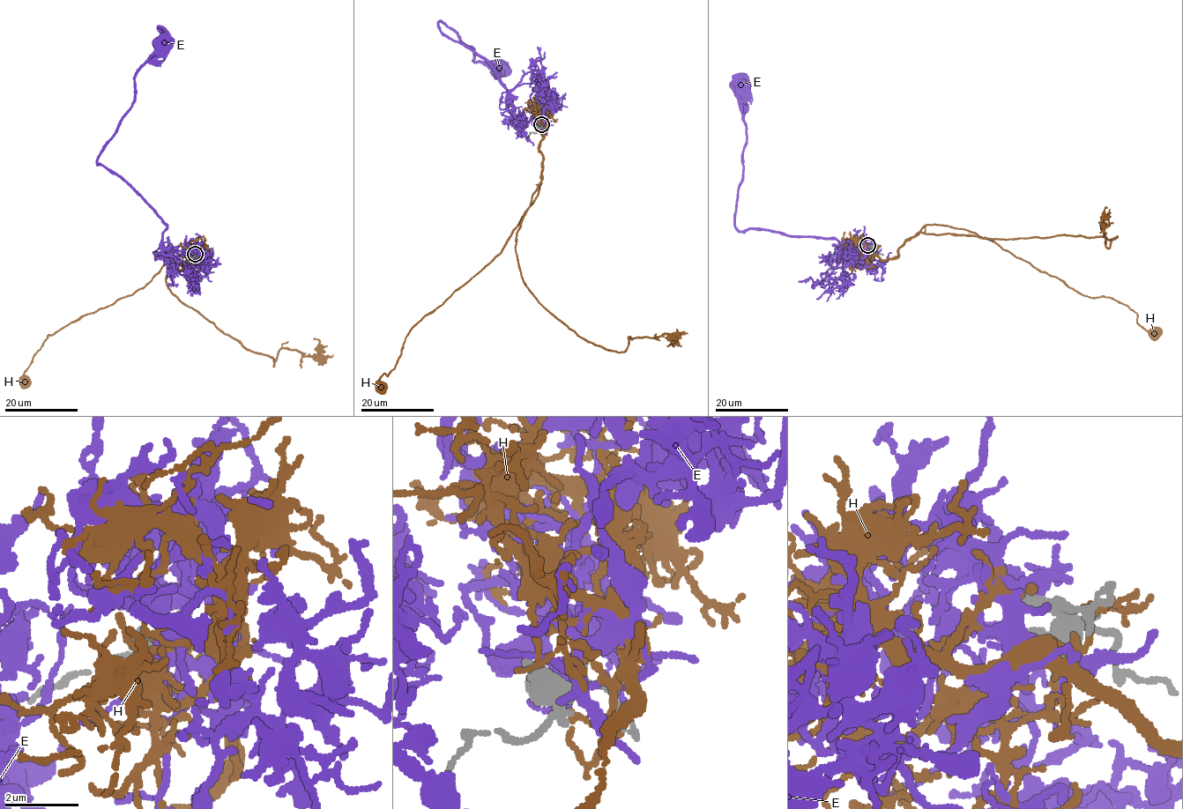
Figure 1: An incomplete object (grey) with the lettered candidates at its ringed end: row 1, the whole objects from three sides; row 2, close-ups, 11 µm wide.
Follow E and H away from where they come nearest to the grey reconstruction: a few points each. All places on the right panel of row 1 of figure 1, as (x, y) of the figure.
E: (867, 245), (863, 243), (864, 265), (854, 265), (836, 239), (738, 229), (746, 141), (742, 87)
H: (874, 247), (873, 253), (887, 260), (926, 225), (970, 231), (1078, 292), (1127, 306), (1140, 325), (1155, 333)

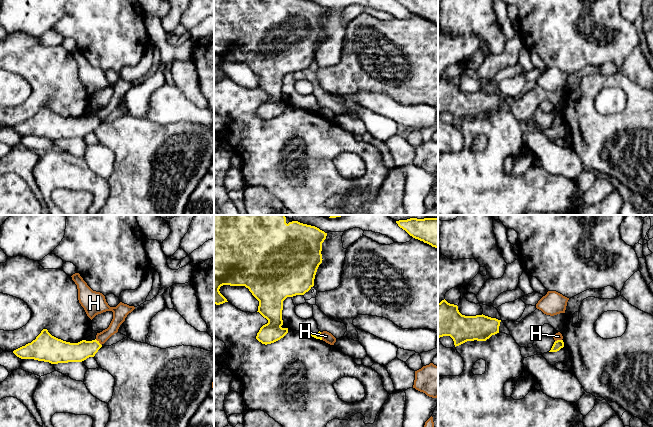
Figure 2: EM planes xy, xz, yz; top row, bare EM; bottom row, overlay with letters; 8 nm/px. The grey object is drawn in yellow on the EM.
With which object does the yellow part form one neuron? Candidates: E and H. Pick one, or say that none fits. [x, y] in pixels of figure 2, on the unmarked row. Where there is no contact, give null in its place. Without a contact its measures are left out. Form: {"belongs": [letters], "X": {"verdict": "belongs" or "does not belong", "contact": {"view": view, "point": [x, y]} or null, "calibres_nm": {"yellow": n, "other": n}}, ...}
{"belongs": ["E"], "E": {"verdict": "belongs", "contact": null}, "H": {"verdict": "does not belong", "contact": {"view": "xz", "point": [321, 112]}, "calibres_nm": {"yellow": 50, "other": 80}}}

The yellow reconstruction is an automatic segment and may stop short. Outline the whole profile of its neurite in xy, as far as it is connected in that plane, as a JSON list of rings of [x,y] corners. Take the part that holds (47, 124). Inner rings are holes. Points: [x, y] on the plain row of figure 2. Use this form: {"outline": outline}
{"outline": [[[43,105],[35,116],[14,126],[13,129],[21,135],[58,140],[82,138],[89,133],[94,133],[101,123],[96,115],[70,119],[52,112],[47,105]]]}

